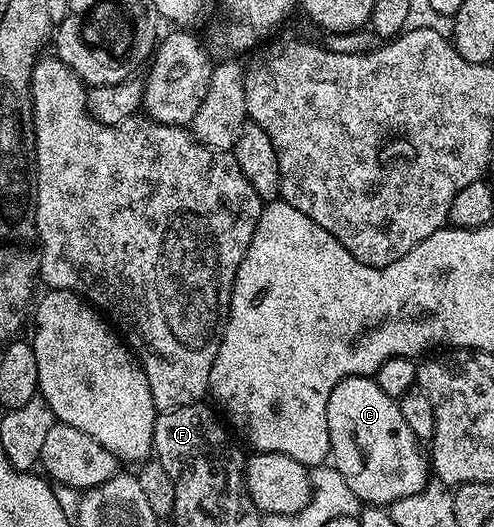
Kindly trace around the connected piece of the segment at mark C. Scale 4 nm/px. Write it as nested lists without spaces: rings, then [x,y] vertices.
[[[366,375],[363,377],[348,377],[343,379],[335,387],[335,391],[331,391],[331,399],[327,399],[327,427],[329,428],[329,457],[331,465],[337,469],[339,475],[346,480],[348,487],[355,493],[366,506],[369,507],[388,507],[394,501],[403,499],[407,495],[415,495],[418,491],[429,482],[431,479],[431,465],[427,460],[427,453],[423,450],[422,442],[418,441],[415,431],[411,431],[411,427],[407,427],[407,419],[403,419],[403,411],[400,404],[391,395],[386,395],[379,383],[372,376]]]

